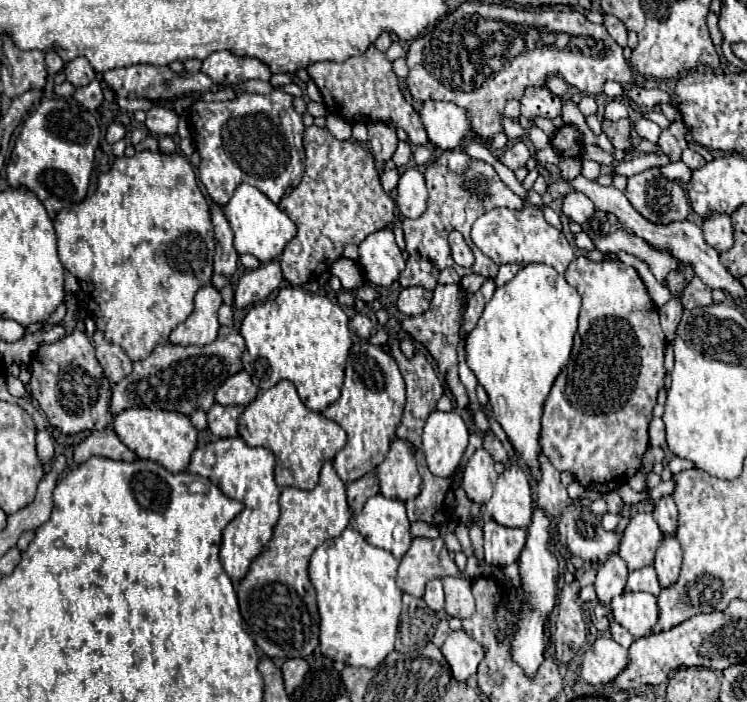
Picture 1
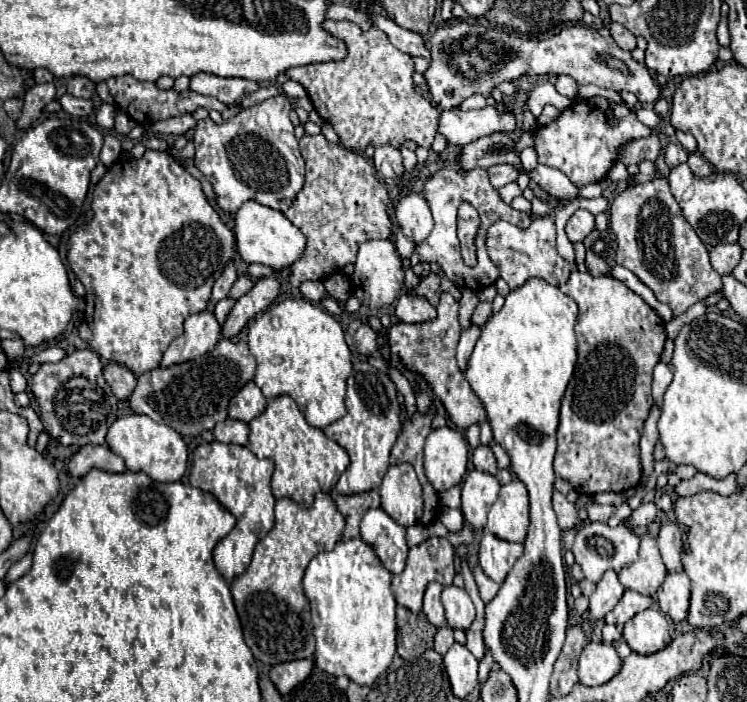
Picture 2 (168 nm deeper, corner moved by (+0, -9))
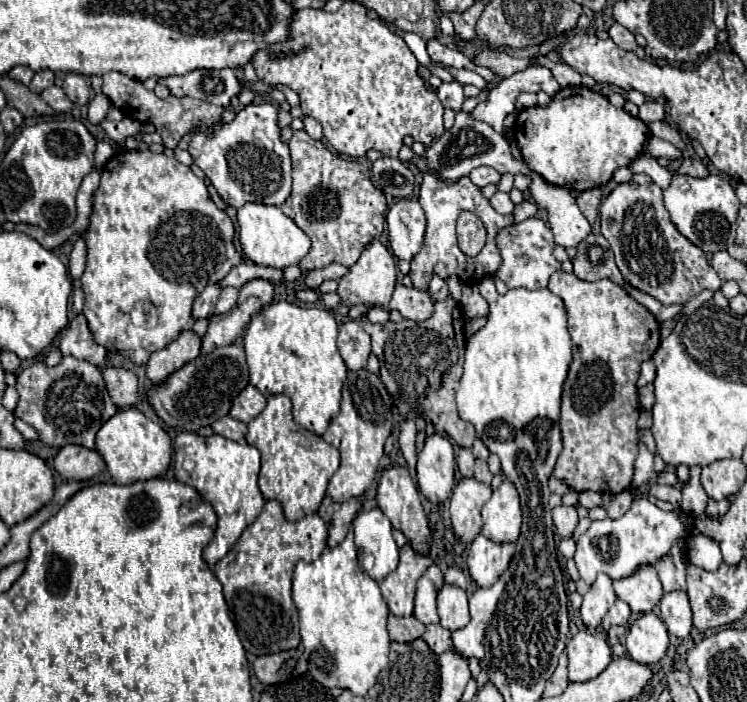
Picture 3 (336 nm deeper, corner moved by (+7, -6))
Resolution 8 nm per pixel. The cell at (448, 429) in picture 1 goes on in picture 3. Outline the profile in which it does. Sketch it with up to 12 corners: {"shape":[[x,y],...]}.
{"shape":[[432,434],[418,454],[418,488],[432,502],[456,480],[452,442]]}

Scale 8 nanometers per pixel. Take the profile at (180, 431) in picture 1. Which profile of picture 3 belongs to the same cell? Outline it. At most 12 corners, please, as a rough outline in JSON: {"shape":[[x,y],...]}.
{"shape":[[138,408],[96,434],[116,484],[170,468],[172,440]]}

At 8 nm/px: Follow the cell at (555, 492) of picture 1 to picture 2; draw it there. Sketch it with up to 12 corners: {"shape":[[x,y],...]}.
{"shape":[[559,491],[553,493],[553,509],[559,527],[571,529],[579,523],[577,509]]}

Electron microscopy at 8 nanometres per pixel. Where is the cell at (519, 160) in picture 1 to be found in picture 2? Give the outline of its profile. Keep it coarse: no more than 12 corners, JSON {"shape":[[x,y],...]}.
{"shape":[[511,165],[489,167],[489,181],[495,189],[517,181]]}

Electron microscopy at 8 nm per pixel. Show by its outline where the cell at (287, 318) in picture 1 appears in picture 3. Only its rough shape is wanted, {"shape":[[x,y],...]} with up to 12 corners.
{"shape":[[286,300],[244,334],[250,384],[322,434],[348,368],[332,314]]}

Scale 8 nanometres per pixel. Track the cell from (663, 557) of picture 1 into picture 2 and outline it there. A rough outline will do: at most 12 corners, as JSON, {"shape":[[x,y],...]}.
{"shape":[[669,573],[657,593],[659,609],[675,623],[687,619],[691,583]]}

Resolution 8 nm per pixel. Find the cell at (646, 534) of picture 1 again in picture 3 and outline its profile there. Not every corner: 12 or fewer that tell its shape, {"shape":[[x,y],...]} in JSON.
{"shape":[[650,564],[614,580],[634,614],[652,612],[664,594]]}

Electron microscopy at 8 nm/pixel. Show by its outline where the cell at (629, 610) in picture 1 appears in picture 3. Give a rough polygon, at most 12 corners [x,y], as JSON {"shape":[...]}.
{"shape":[[640,614],[628,628],[626,650],[640,664],[668,648],[666,624]]}

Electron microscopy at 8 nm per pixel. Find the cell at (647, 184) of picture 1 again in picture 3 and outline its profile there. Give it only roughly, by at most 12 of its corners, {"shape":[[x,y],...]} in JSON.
{"shape":[[656,184],[600,204],[624,280],[662,304],[722,280]]}

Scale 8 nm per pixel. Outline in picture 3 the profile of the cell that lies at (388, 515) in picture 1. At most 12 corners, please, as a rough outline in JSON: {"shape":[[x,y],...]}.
{"shape":[[360,512],[354,542],[362,568],[382,582],[398,566],[392,524]]}

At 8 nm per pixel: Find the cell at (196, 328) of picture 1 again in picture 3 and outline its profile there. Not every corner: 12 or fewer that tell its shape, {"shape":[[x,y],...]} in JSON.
{"shape":[[184,330],[154,352],[146,376],[160,384],[168,374],[198,358],[202,340]]}

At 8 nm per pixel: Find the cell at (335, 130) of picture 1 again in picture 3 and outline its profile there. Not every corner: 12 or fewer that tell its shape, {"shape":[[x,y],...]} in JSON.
{"shape":[[304,116],[304,130],[314,140],[324,136],[318,120]]}

